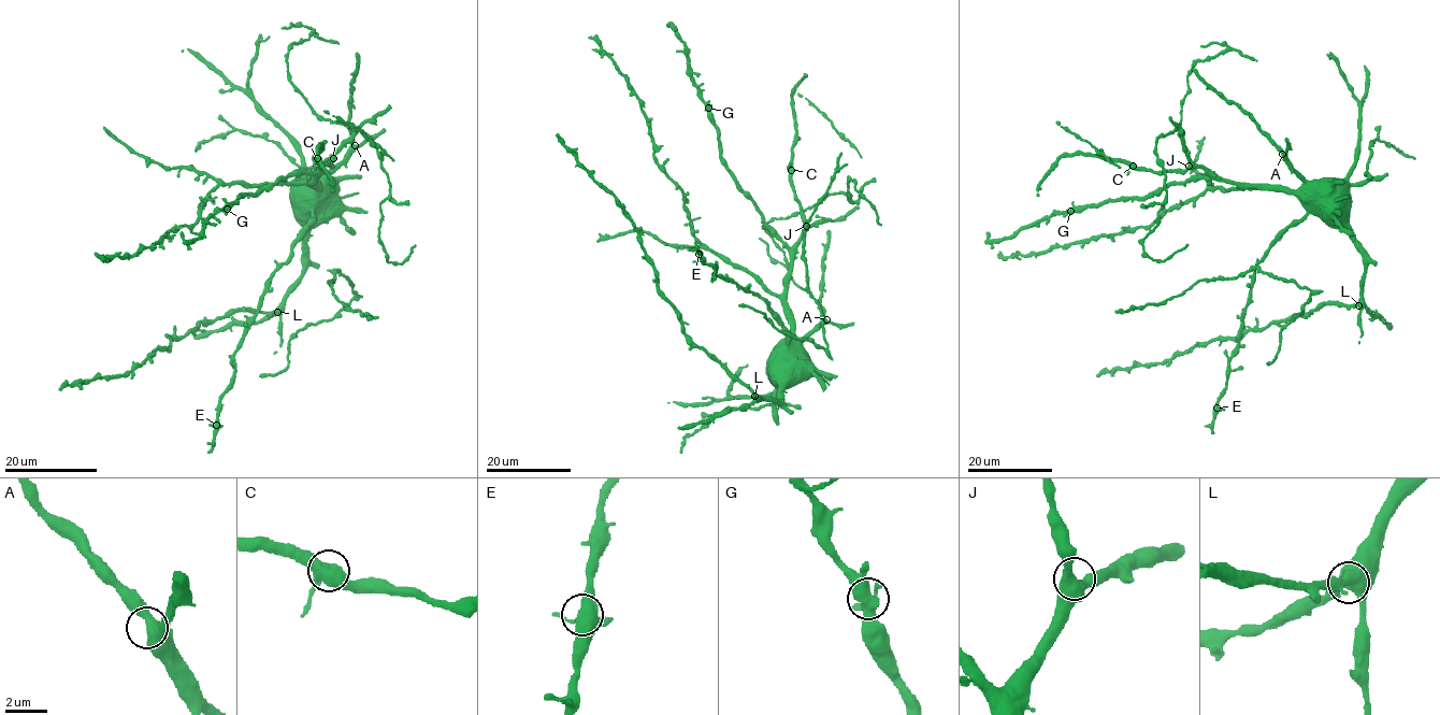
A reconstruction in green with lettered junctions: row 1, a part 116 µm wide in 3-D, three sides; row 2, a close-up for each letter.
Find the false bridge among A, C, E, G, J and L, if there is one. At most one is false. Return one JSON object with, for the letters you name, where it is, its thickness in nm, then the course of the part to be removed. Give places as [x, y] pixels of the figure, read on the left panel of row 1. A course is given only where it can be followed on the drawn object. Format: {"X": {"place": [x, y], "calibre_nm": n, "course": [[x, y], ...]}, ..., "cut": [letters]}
{"cut": []}

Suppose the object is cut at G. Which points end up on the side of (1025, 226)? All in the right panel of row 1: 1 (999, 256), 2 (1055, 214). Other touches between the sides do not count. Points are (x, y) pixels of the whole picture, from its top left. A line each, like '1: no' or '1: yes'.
1: no
2: yes

